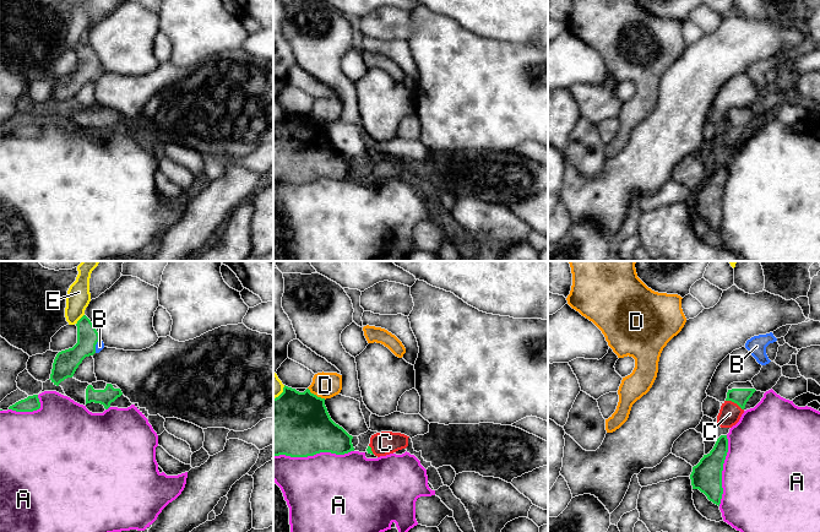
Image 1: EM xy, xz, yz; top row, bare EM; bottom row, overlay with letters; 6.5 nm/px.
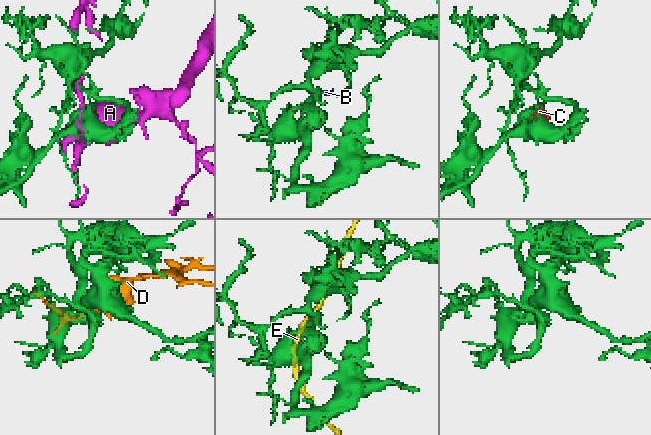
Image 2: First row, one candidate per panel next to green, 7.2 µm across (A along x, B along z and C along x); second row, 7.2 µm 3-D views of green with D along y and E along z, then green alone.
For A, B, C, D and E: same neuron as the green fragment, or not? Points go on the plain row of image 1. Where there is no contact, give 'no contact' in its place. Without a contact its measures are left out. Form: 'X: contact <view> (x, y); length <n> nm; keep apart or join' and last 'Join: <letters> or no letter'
A: contact xz (313, 180); length 550 nm; keep apart
B: contact xy (94, 71); length 100 nm; join
C: contact yz (734, 128); length 140 nm; join
D: contact xz (315, 120); length 140 nm; keep apart
E: contact xy (80, 44); length 90 nm; keep apart
Join: B, C

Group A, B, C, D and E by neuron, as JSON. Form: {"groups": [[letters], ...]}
{"groups": [["A"], ["B", "C"], ["D"], ["E"]]}

